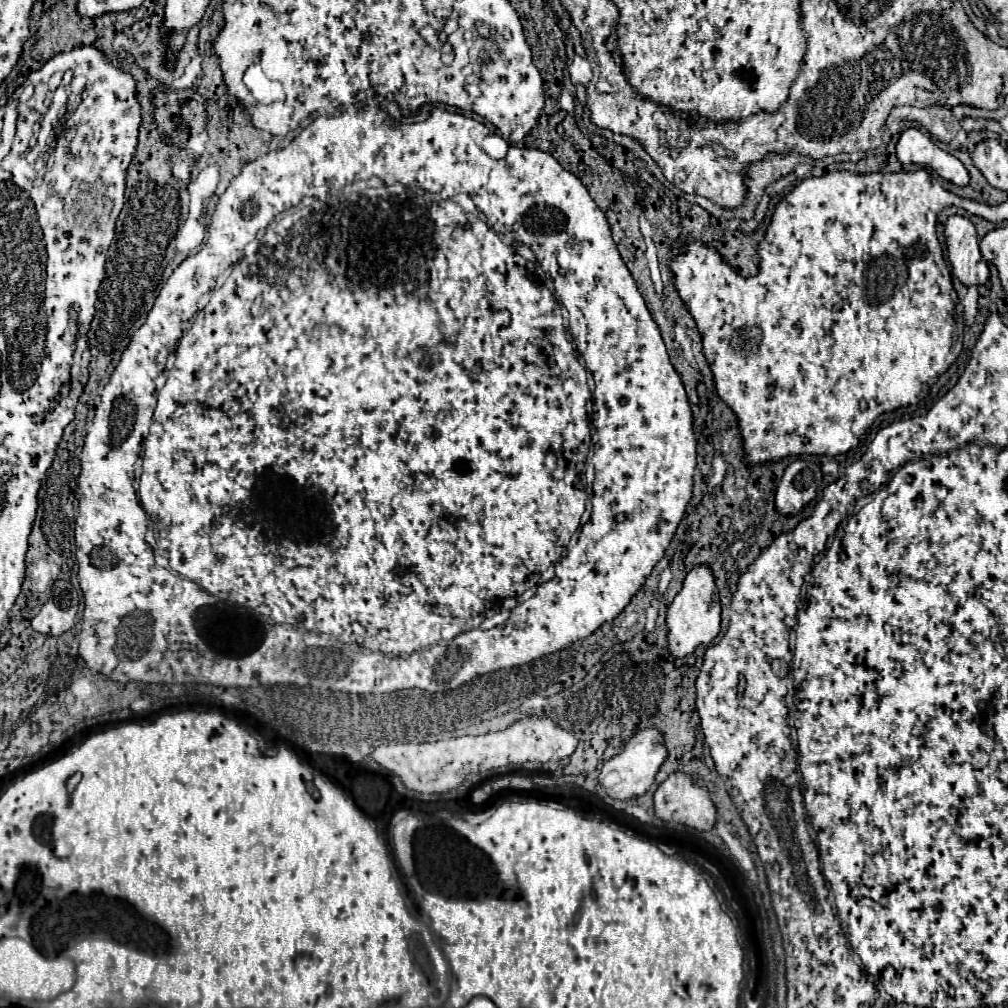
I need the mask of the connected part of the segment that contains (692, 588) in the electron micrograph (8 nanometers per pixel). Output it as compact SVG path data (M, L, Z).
M697 565L687 573L683 581L683 589L675 595L673 603L669 605L667 627L669 627L669 651L675 657L685 657L693 653L697 645L709 645L719 635L721 601L719 601L713 569L709 565Z

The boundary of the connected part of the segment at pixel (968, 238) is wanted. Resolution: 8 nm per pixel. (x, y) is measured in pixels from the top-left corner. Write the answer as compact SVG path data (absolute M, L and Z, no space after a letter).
M953 215L945 223L945 237L955 277L967 287L985 285L989 279L989 267L979 251L975 225L963 215Z

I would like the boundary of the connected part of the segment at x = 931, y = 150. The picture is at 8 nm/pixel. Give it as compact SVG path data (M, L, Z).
M909 127L899 135L897 141L897 159L903 165L909 163L917 163L917 165L927 165L931 167L939 177L963 187L969 183L969 173L963 167L963 163L949 155L947 151L939 149L933 139L917 129L917 127Z

